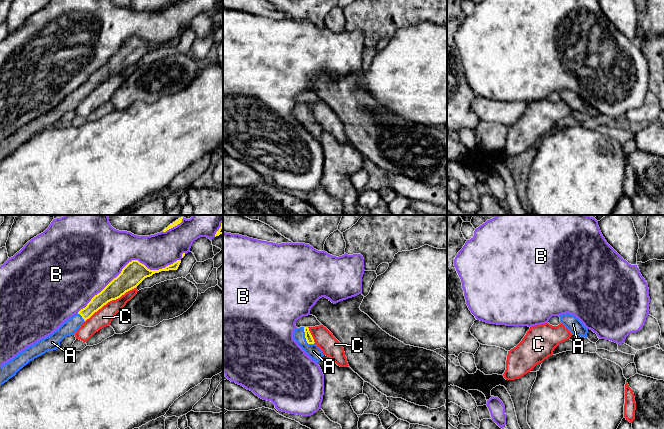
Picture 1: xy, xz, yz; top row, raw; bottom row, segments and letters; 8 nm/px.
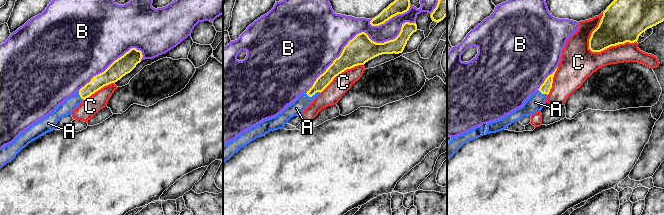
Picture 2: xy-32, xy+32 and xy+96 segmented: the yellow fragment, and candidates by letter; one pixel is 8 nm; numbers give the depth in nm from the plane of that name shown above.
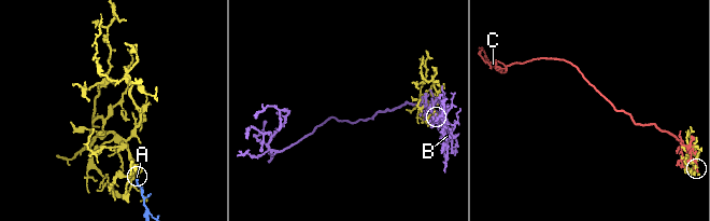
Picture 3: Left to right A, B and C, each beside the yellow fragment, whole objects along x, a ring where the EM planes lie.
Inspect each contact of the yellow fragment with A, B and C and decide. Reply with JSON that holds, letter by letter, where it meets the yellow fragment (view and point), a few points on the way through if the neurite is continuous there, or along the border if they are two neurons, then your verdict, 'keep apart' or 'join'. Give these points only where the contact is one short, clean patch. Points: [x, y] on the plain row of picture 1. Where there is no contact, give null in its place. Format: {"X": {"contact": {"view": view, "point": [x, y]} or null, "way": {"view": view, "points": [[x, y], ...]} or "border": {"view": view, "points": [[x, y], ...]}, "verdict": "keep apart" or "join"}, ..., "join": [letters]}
{"A": {"contact": {"view": "xz", "point": [305, 113]}, "way": {"view": "xz", "points": [[308, 112], [305, 113], [313, 127]]}, "verdict": "join"}, "B": {"contact": {"view": "xy", "point": [127, 40]}, "verdict": "keep apart"}, "C": {"contact": {"view": "xy", "point": [110, 76]}, "verdict": "keep apart"}, "join": ["A"]}

